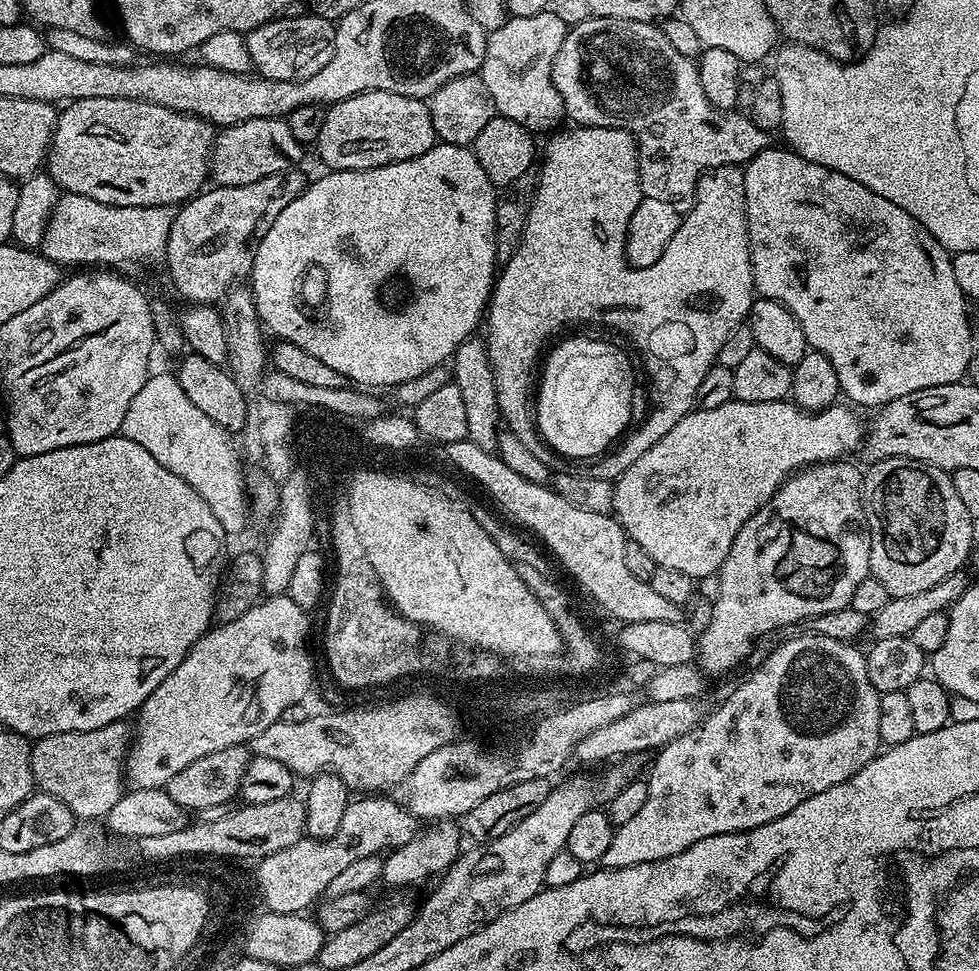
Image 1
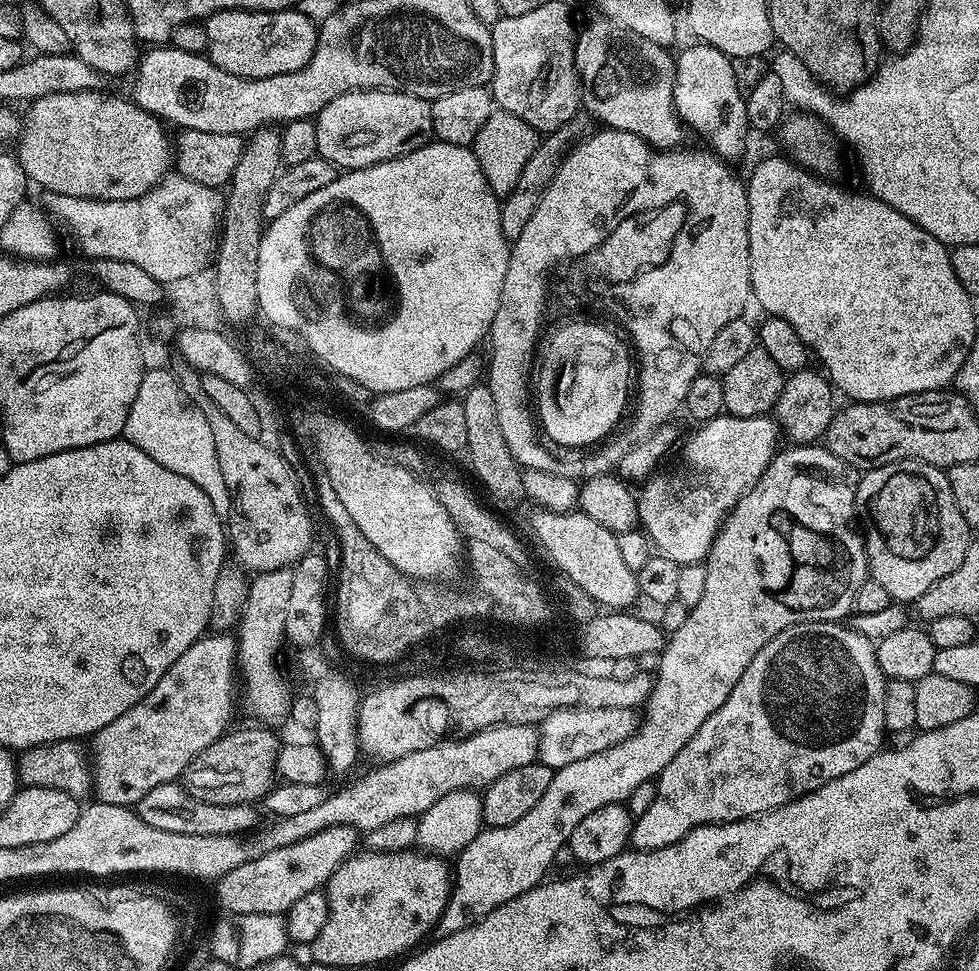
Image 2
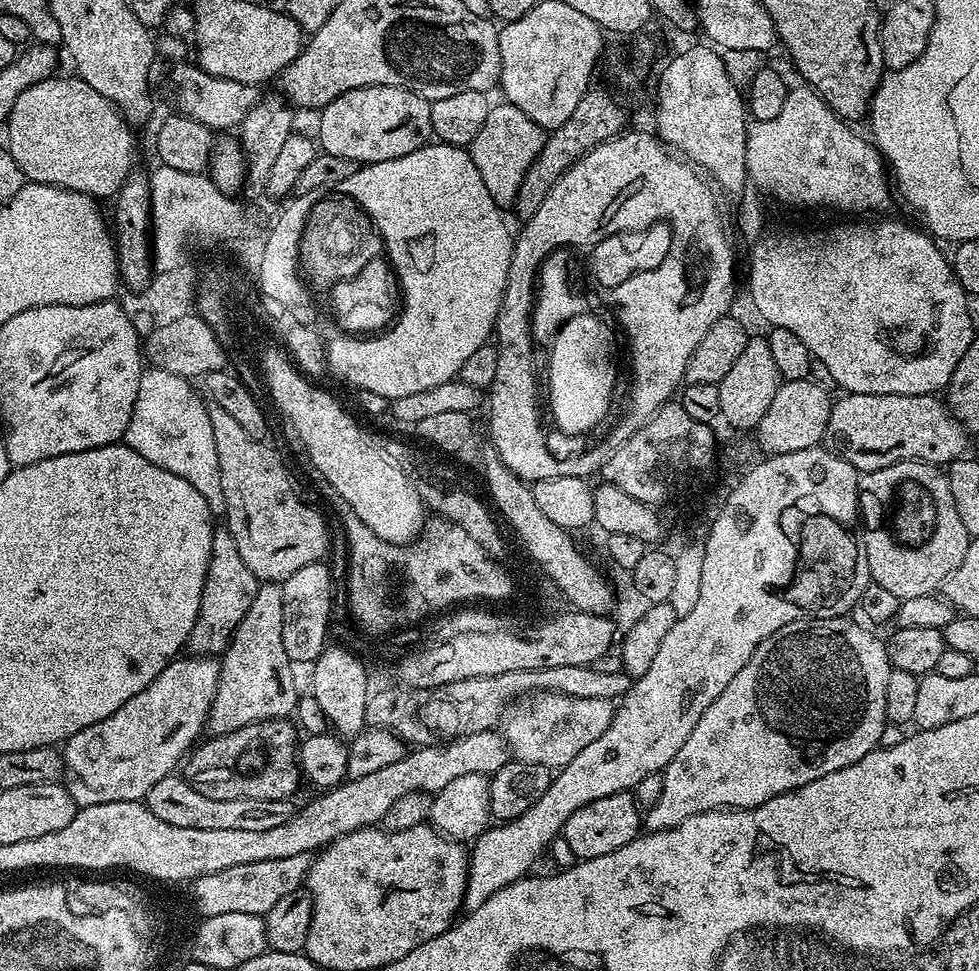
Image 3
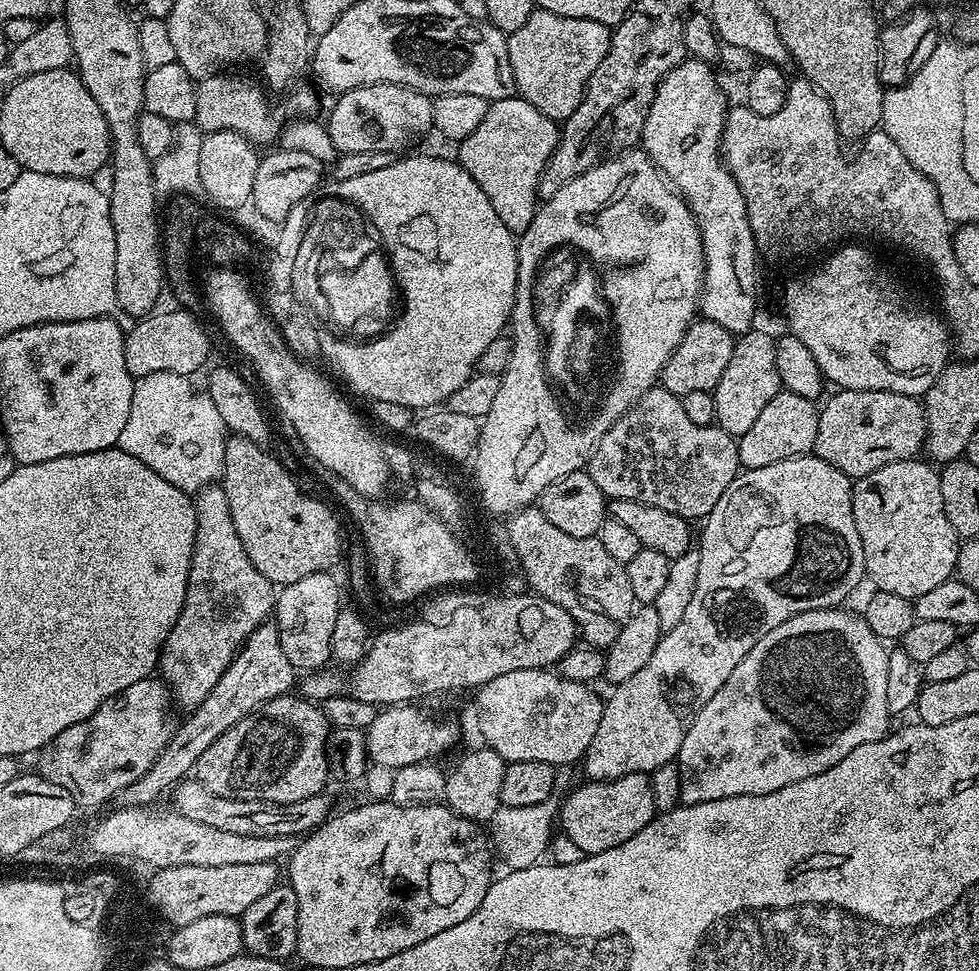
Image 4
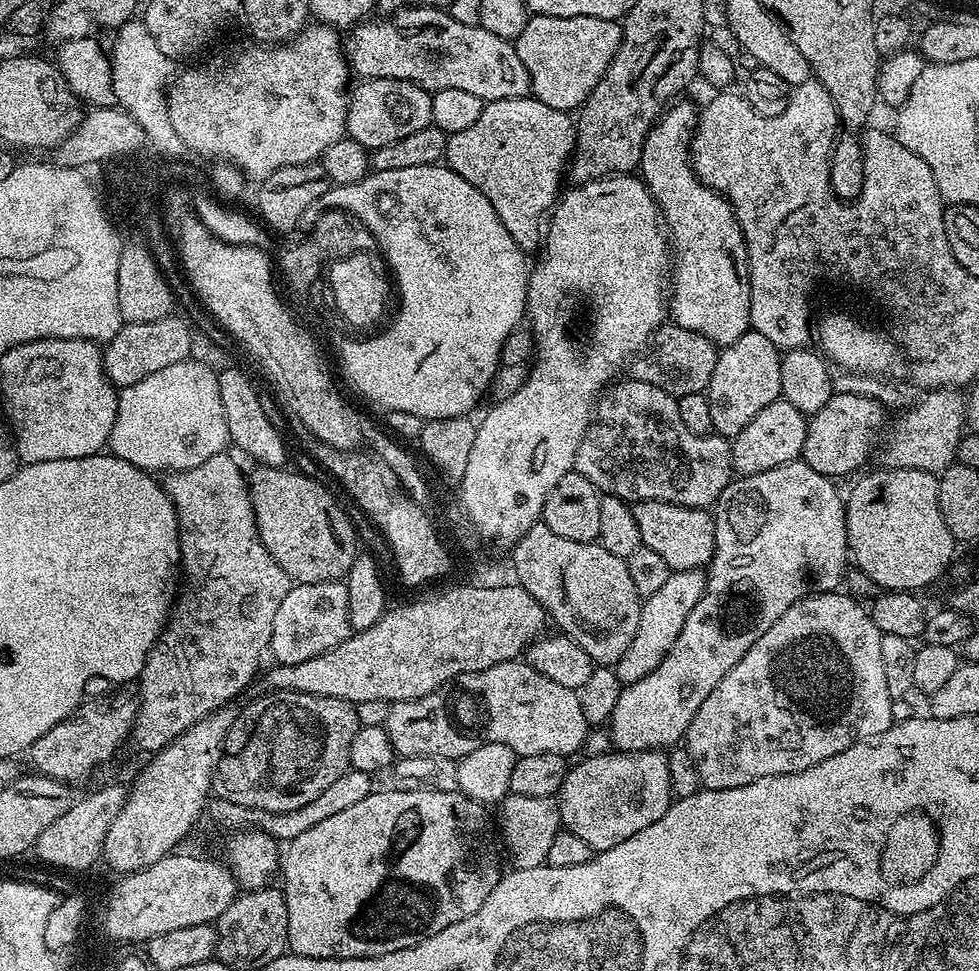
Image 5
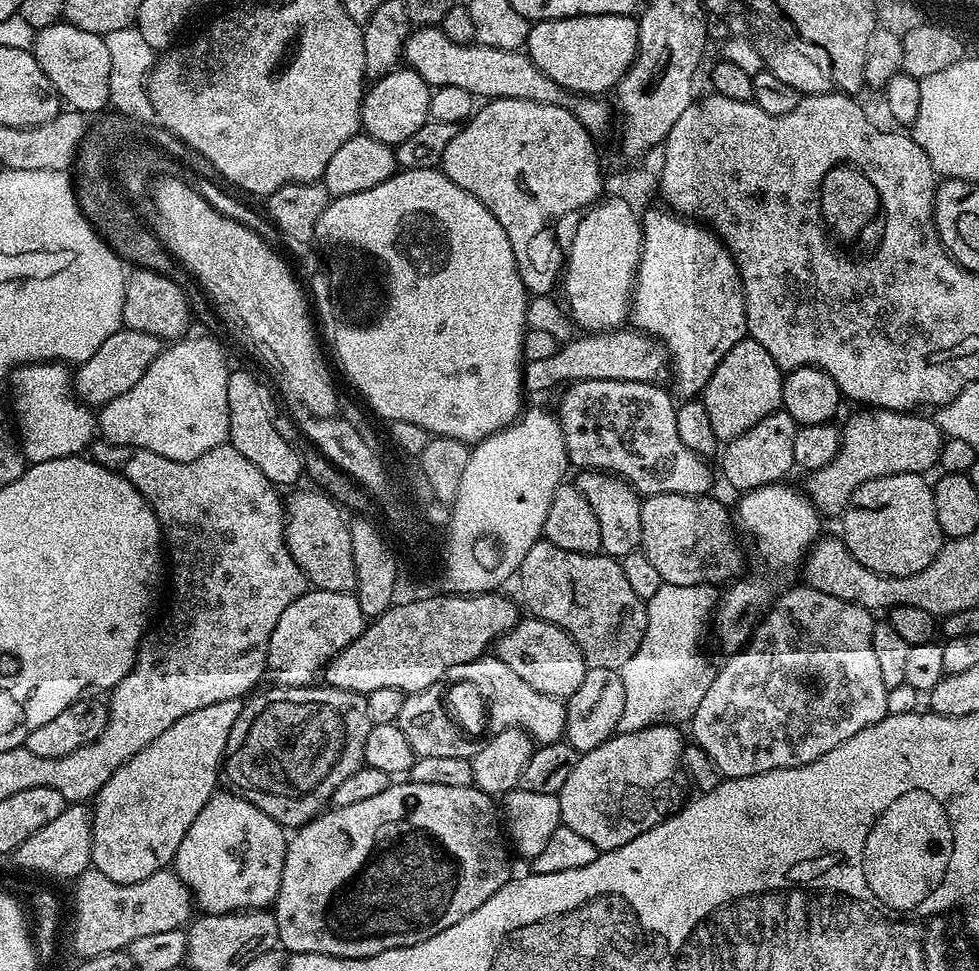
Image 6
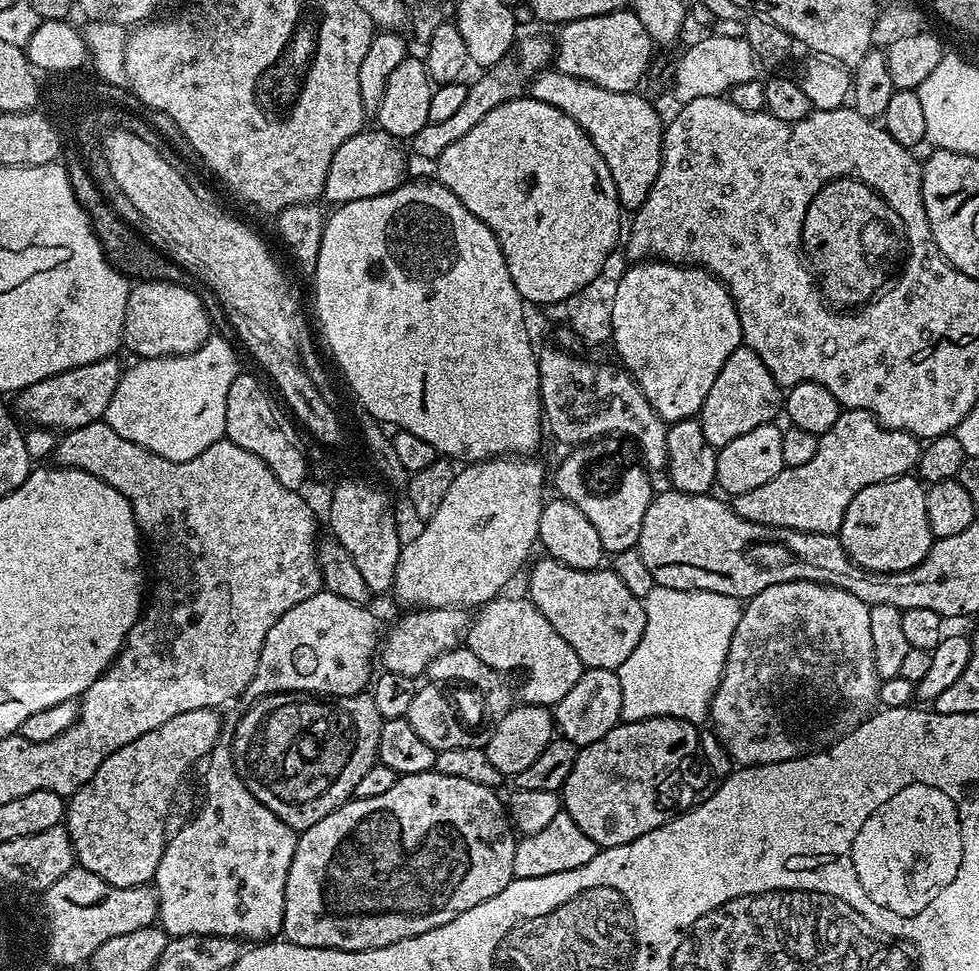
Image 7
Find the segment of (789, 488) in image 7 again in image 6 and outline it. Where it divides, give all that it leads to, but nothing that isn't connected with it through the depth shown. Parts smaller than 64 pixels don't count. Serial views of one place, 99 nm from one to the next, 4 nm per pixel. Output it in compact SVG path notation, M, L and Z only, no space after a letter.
M871 406L856 411L860 412L854 413L842 424L838 454L834 454L826 466L809 472L806 476L806 495L816 511L825 517L839 517L848 507L854 490L874 478L903 472L928 474L940 462L940 450L944 447L945 437L935 419L928 417L927 420L924 414L891 412Z

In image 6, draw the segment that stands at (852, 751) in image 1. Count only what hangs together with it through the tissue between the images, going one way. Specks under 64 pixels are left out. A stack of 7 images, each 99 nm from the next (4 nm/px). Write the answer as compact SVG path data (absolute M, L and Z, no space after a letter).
M807 586L792 588L784 592L780 597L771 601L770 607L765 611L762 619L754 629L754 635L747 644L738 652L733 652L727 657L721 668L715 669L710 690L698 702L698 710L694 710L690 721L692 727L691 739L701 748L706 750L710 762L720 772L721 777L733 780L734 778L746 778L754 774L762 774L766 770L775 768L793 768L814 762L814 758L822 758L826 750L834 750L846 738L854 738L858 730L866 730L866 726L874 726L874 722L882 722L884 716L889 715L888 694L890 689L886 682L882 682L882 673L878 667L872 645L873 613L867 608L846 602L842 598L834 598L830 594L822 594L822 590L814 590Z

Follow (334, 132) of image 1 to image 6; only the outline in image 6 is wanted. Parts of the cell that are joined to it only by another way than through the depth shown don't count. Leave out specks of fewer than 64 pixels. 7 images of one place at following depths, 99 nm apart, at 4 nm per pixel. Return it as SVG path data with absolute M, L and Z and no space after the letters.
M397 66L379 80L371 81L365 91L362 110L360 111L360 126L367 135L378 142L395 146L406 142L418 126L430 119L430 98L433 89L415 70L407 66Z

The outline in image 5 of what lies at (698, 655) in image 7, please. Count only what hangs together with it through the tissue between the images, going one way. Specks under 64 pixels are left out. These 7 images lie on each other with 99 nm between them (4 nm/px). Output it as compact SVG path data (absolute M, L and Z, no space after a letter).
M701 569L673 572L666 583L650 594L641 603L638 634L634 634L634 642L622 654L622 658L614 665L614 671L621 685L638 682L638 678L646 678L650 670L654 670L662 662L664 655L674 646L678 634L682 634L682 626L686 626L686 618L690 618L690 610L698 606L698 598L706 590L707 575Z

